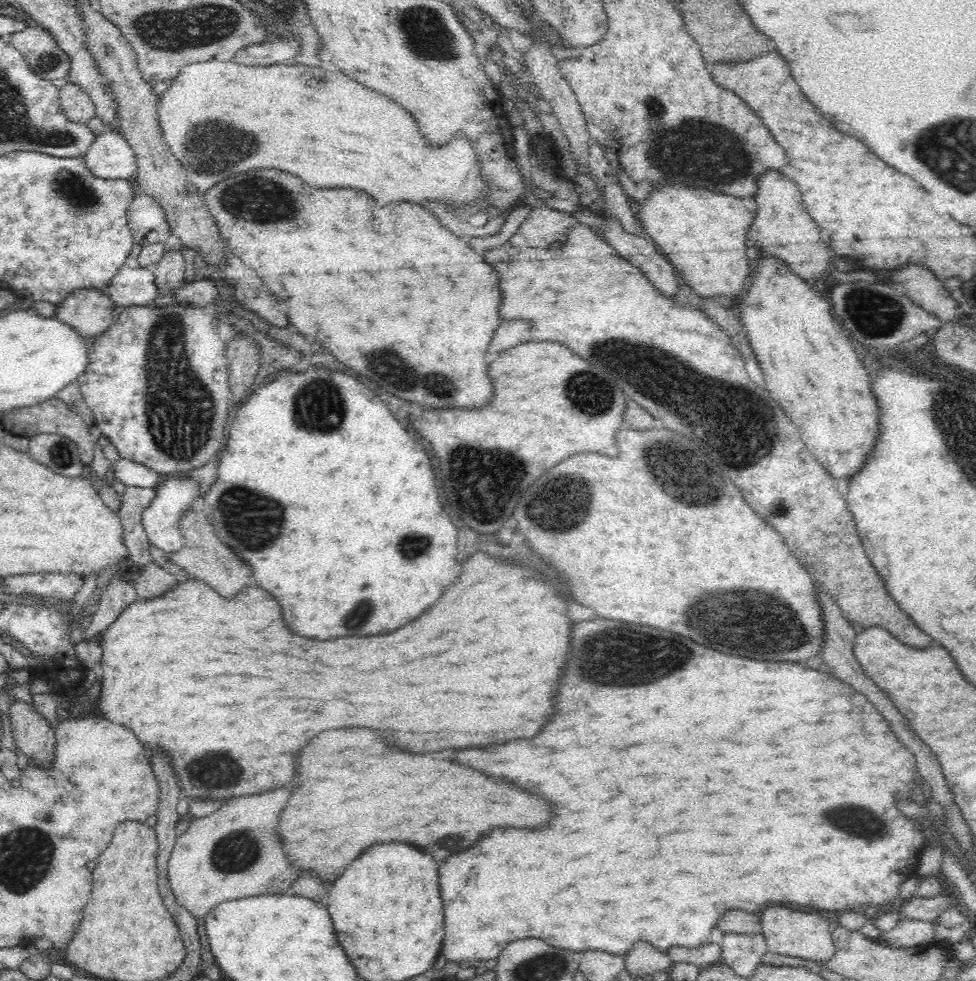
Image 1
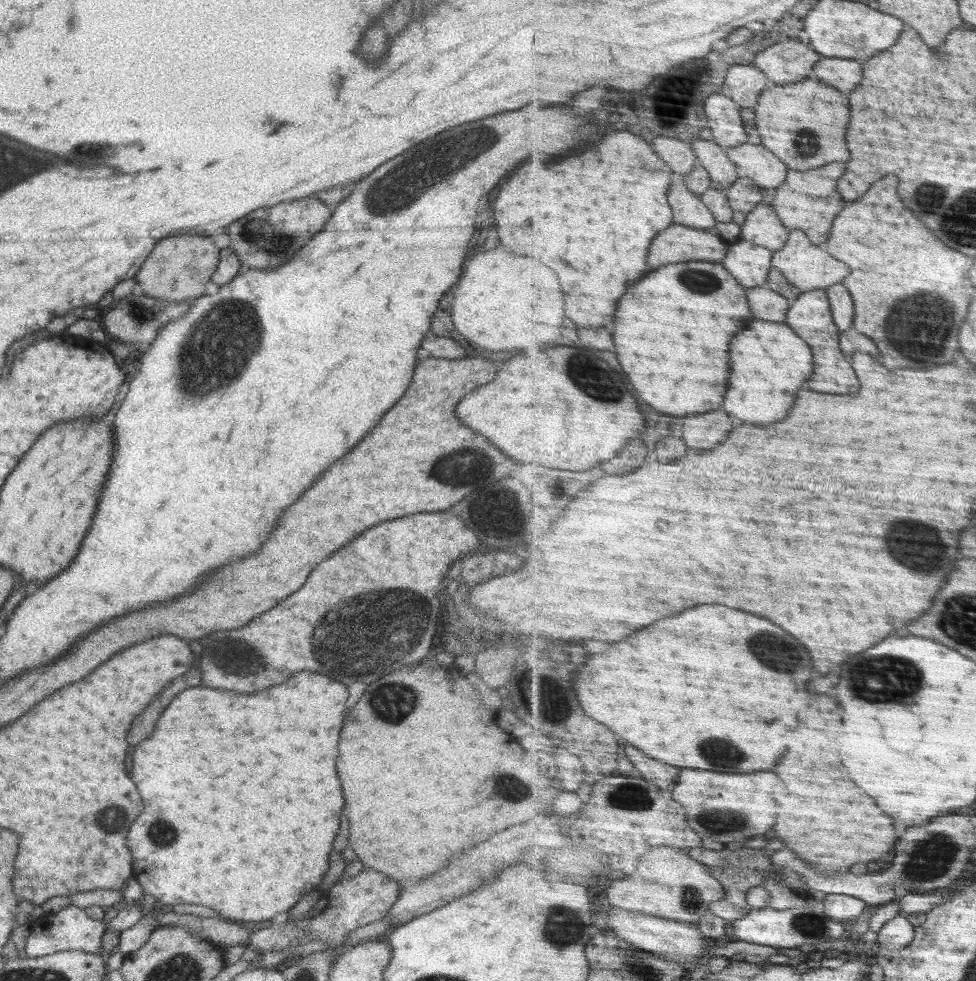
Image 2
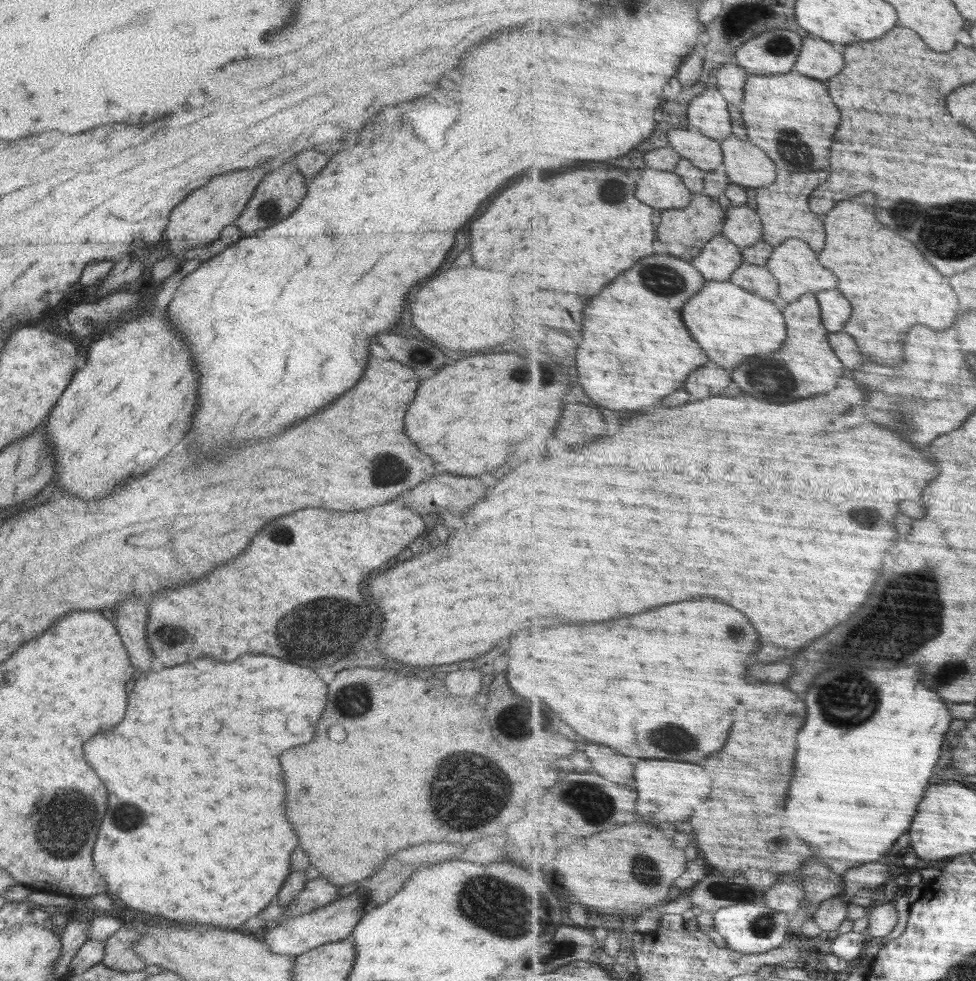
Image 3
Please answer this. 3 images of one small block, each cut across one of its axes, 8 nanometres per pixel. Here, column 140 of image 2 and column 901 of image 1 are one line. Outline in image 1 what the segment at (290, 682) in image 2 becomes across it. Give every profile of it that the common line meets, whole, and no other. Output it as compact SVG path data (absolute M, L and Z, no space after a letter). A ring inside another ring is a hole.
M590 620L590 622L580 622L574 626L574 638L572 638L572 656L566 664L566 676L562 678L560 682L560 688L558 688L558 696L556 696L556 716L552 718L552 722L532 740L510 740L506 744L500 744L500 746L494 746L492 750L484 750L484 748L470 748L470 750L460 750L456 754L456 762L460 764L470 764L474 768L480 768L482 772L490 774L490 776L496 776L496 778L508 778L512 780L514 784L518 784L520 788L526 788L528 792L538 792L538 794L544 794L546 798L550 798L554 802L554 822L544 828L544 830L516 830L516 828L510 828L510 830L492 830L488 836L484 836L474 848L462 852L462 854L456 854L452 856L450 860L446 860L442 866L440 866L440 894L442 894L442 900L444 900L444 912L446 912L446 918L444 924L446 924L446 936L444 936L444 942L441 944L441 955L446 958L448 965L450 962L464 962L464 960L490 960L490 958L498 958L504 946L514 942L514 940L520 940L520 938L528 938L528 936L536 936L536 938L542 938L546 940L548 944L552 946L558 946L558 948L568 948L568 950L599 950L604 952L610 952L612 954L626 955L627 952L634 946L634 942L638 940L646 940L654 947L658 947L660 951L666 951L668 948L674 945L685 946L688 948L698 948L699 946L710 943L710 937L718 918L728 912L728 910L744 910L744 912L758 912L760 908L764 908L766 904L770 902L776 902L776 904L782 904L782 906L788 906L788 902L792 904L798 904L798 906L814 906L814 908L822 908L821 912L828 910L844 910L844 911L856 911L864 909L866 905L878 906L878 904L885 904L892 901L896 897L899 897L898 892L902 888L902 884L906 882L912 875L916 875L916 867L918 858L920 858L920 850L924 848L924 834L920 830L920 826L902 816L900 810L896 808L896 800L898 796L908 796L910 790L914 786L918 786L920 782L920 774L916 772L916 758L914 754L896 738L896 734L888 728L890 724L882 718L882 714L862 696L862 694L856 694L852 698L852 686L826 674L826 672L820 672L820 670L814 670L814 668L804 668L802 664L794 664L794 662L760 662L760 660L748 660L748 658L742 658L742 656L730 656L730 654L724 654L724 652L718 652L714 648L708 648L708 646L702 646L702 644L694 644L692 640L684 638L684 636L678 636L674 632L666 632L666 630L656 630L656 628L648 628L648 626L640 626L640 624L624 624L624 622L618 622L618 620Z

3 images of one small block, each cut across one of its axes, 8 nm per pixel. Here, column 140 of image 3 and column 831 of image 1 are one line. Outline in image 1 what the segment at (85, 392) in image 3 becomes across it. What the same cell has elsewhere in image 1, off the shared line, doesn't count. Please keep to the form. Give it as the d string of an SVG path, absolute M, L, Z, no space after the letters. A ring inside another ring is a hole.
M762 255L758 268L752 274L754 284L746 290L740 302L738 315L747 332L749 344L760 362L766 388L772 398L786 410L790 420L798 426L804 444L820 460L820 464L834 478L850 478L864 464L872 444L878 436L878 408L872 392L870 369L861 360L861 349L852 342L841 323L833 314L830 300L826 300L812 288L812 282L800 280L800 276L789 270L788 265L776 257ZM814 376L814 392L808 392L808 378Z

